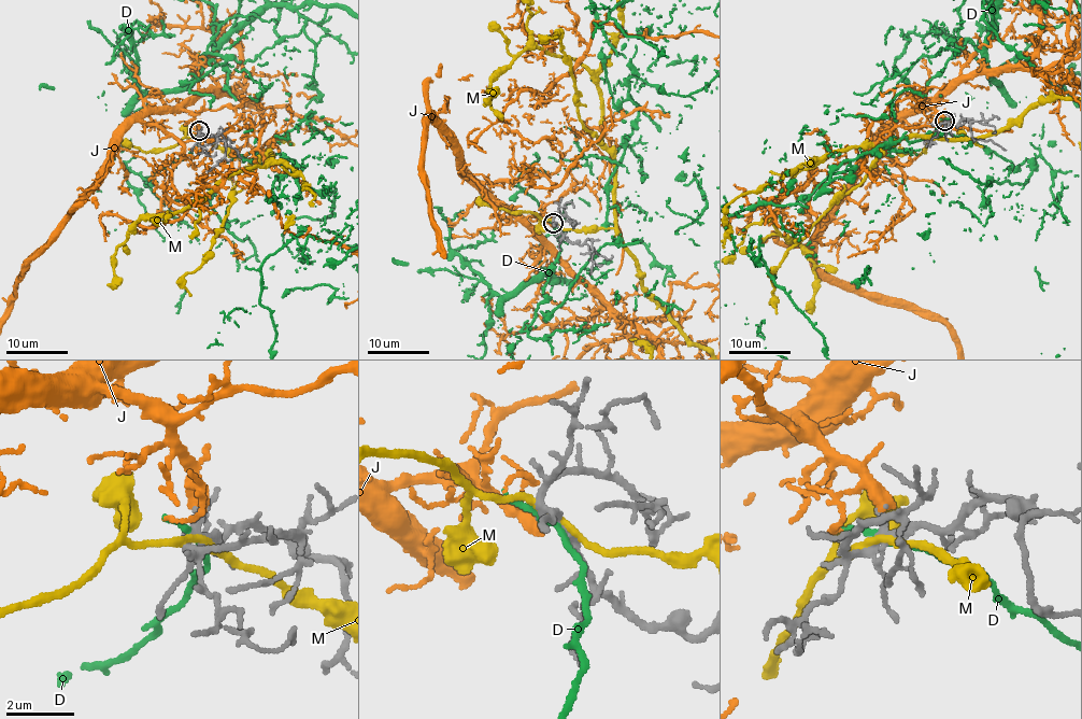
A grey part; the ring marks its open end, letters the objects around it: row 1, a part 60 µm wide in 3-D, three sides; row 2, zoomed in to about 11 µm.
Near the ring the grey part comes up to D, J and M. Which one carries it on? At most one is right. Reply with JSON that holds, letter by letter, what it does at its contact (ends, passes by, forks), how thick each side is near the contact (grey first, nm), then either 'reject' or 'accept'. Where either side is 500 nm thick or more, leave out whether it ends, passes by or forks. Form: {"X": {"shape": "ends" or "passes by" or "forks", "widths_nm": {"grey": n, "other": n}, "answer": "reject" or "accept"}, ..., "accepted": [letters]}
{"D": {"shape": "passes by", "widths_nm": {"grey": 240, "other": 150}, "answer": "reject"}, "J": {"shape": "passes by", "widths_nm": {"grey": 200, "other": 340}, "answer": "accept"}, "M": {"shape": "passes by", "widths_nm": {"grey": 220, "other": 190}, "answer": "reject"}, "accepted": ["J"]}

